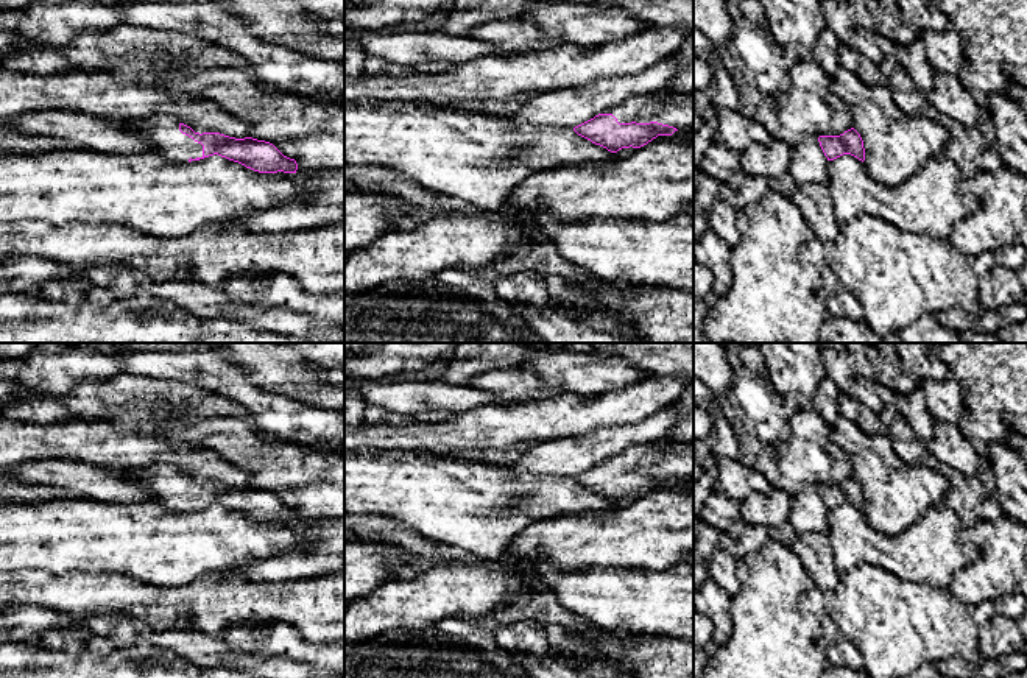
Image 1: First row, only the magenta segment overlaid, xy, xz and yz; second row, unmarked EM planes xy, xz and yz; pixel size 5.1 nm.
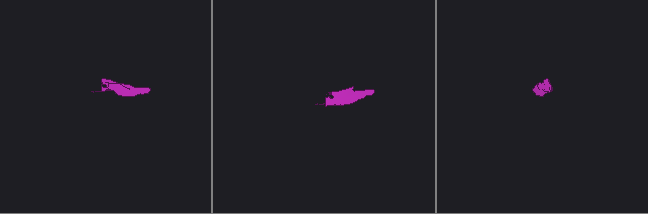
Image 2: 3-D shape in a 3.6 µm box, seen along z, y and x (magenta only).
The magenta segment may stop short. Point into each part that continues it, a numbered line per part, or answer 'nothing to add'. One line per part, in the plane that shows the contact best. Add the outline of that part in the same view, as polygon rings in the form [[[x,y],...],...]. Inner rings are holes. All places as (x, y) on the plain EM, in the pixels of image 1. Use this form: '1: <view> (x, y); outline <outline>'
1: xy (162, 480); outline [[[153,464],[142,471],[117,471],[142,482],[153,502],[173,513],[185,513],[189,508],[203,507],[203,494],[179,480],[179,471],[168,464]]]
2: xz (677, 459); outline [[[693,441],[662,446],[656,443],[636,444],[619,454],[612,464],[619,472],[658,471],[683,480],[693,475]]]

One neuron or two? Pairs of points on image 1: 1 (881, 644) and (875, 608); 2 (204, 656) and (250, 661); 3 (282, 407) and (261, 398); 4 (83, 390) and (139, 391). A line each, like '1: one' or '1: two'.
1: one
2: one
3: one
4: one

